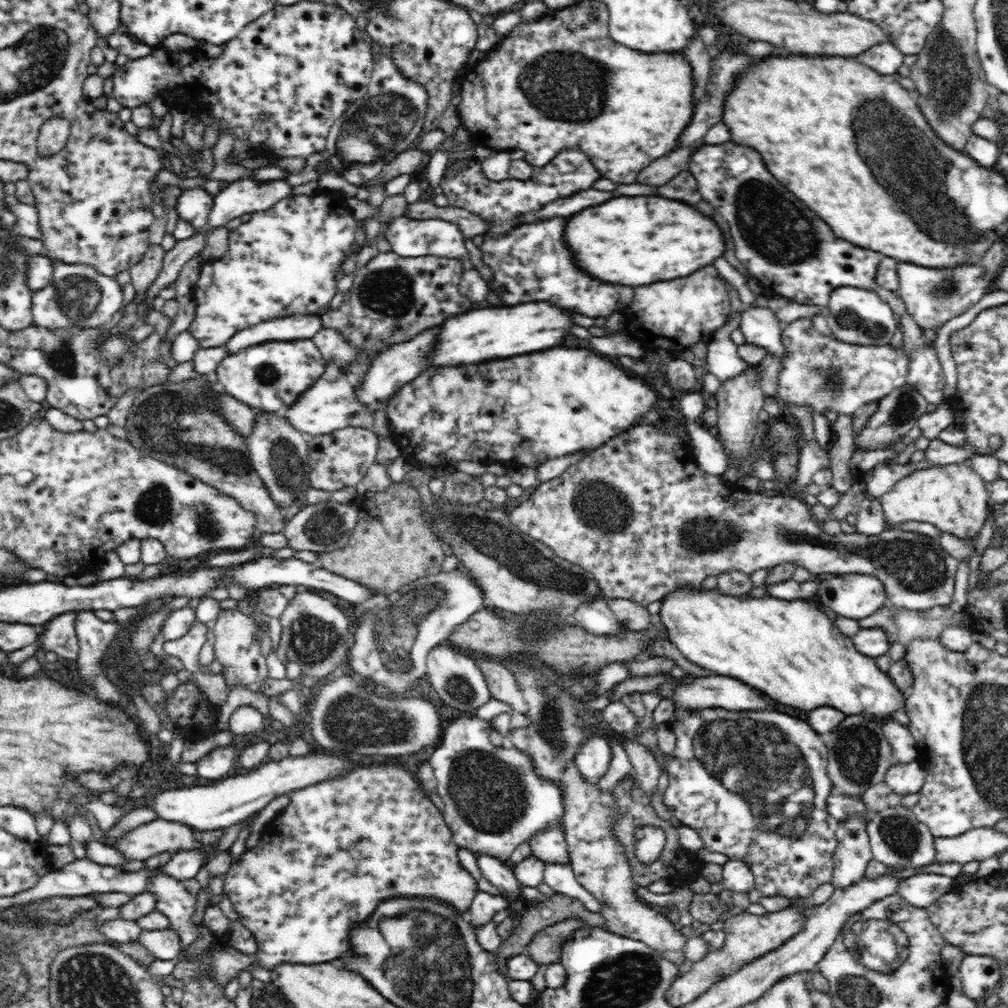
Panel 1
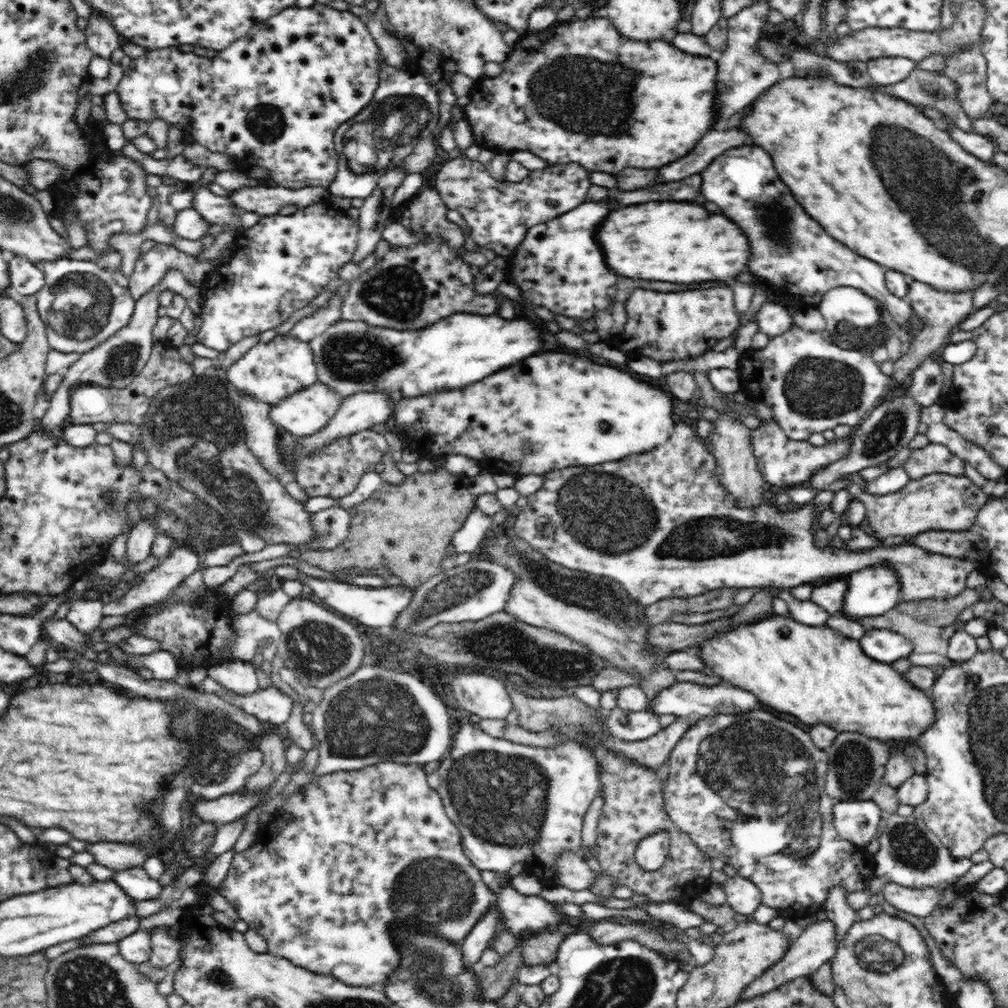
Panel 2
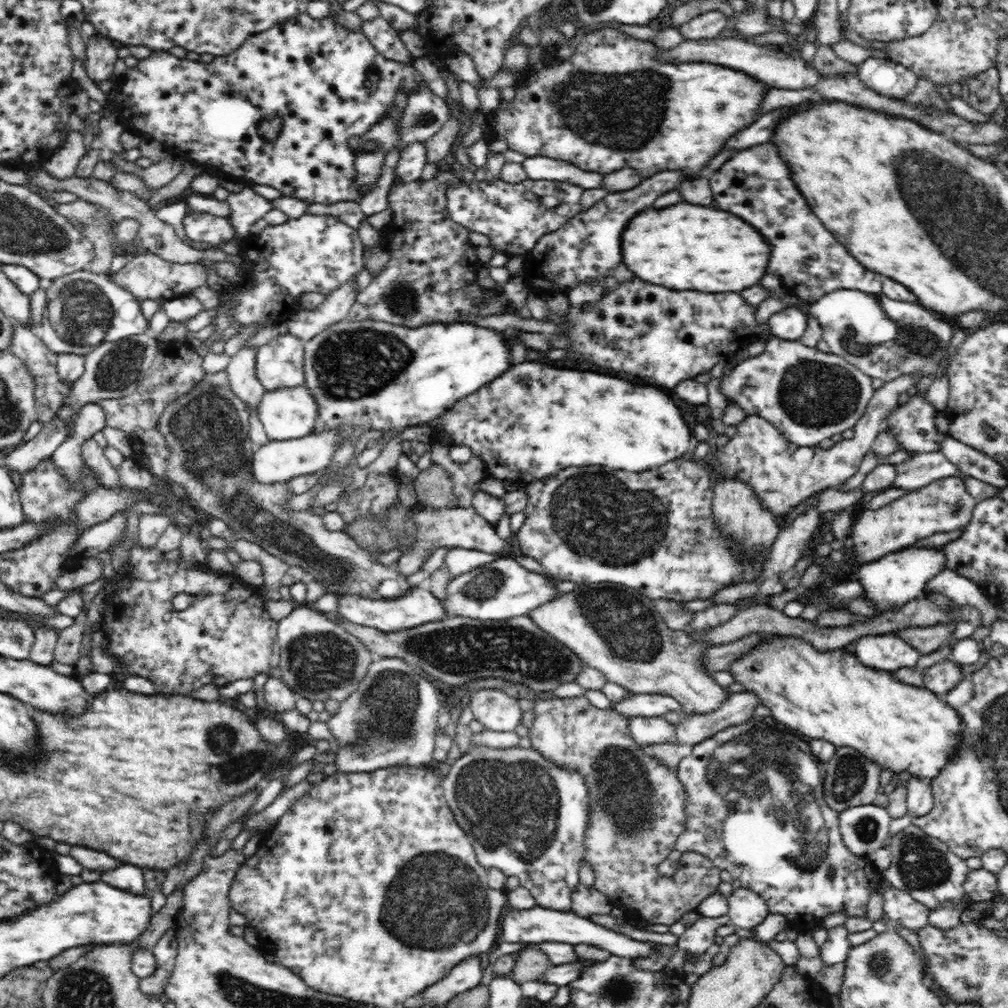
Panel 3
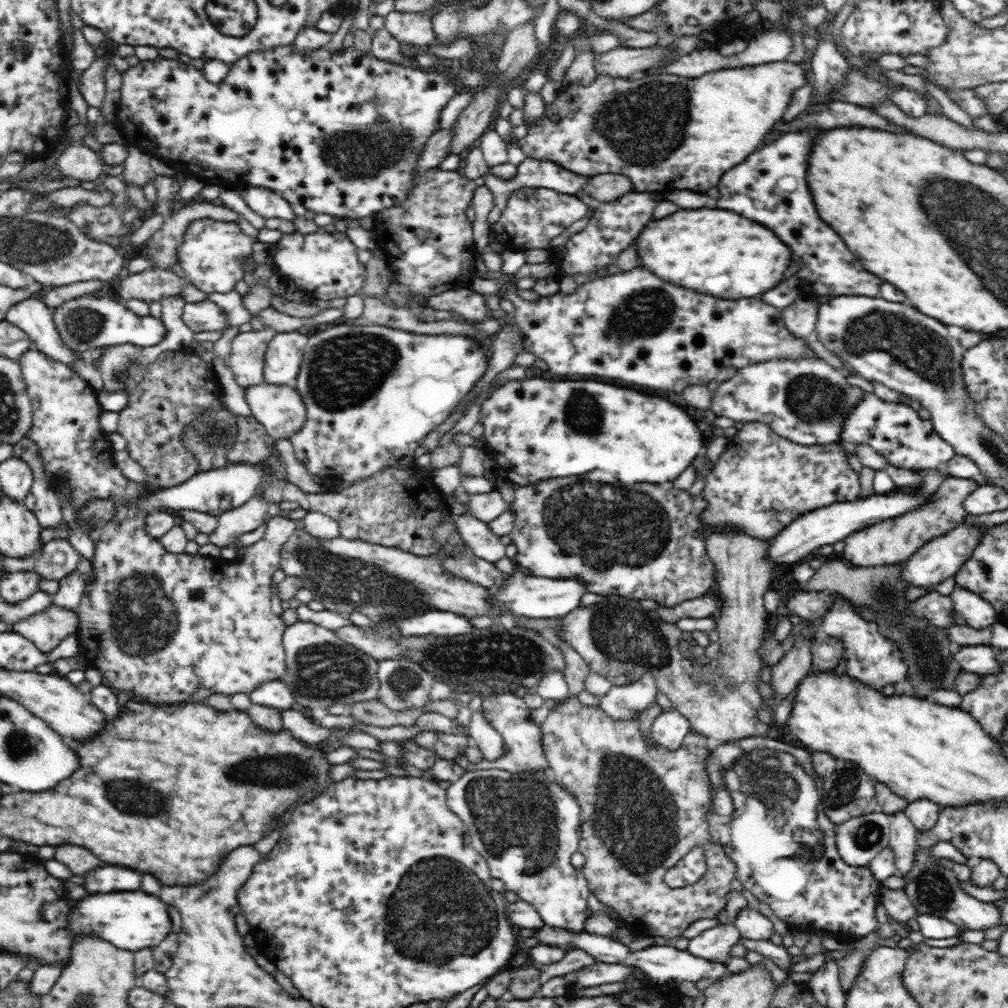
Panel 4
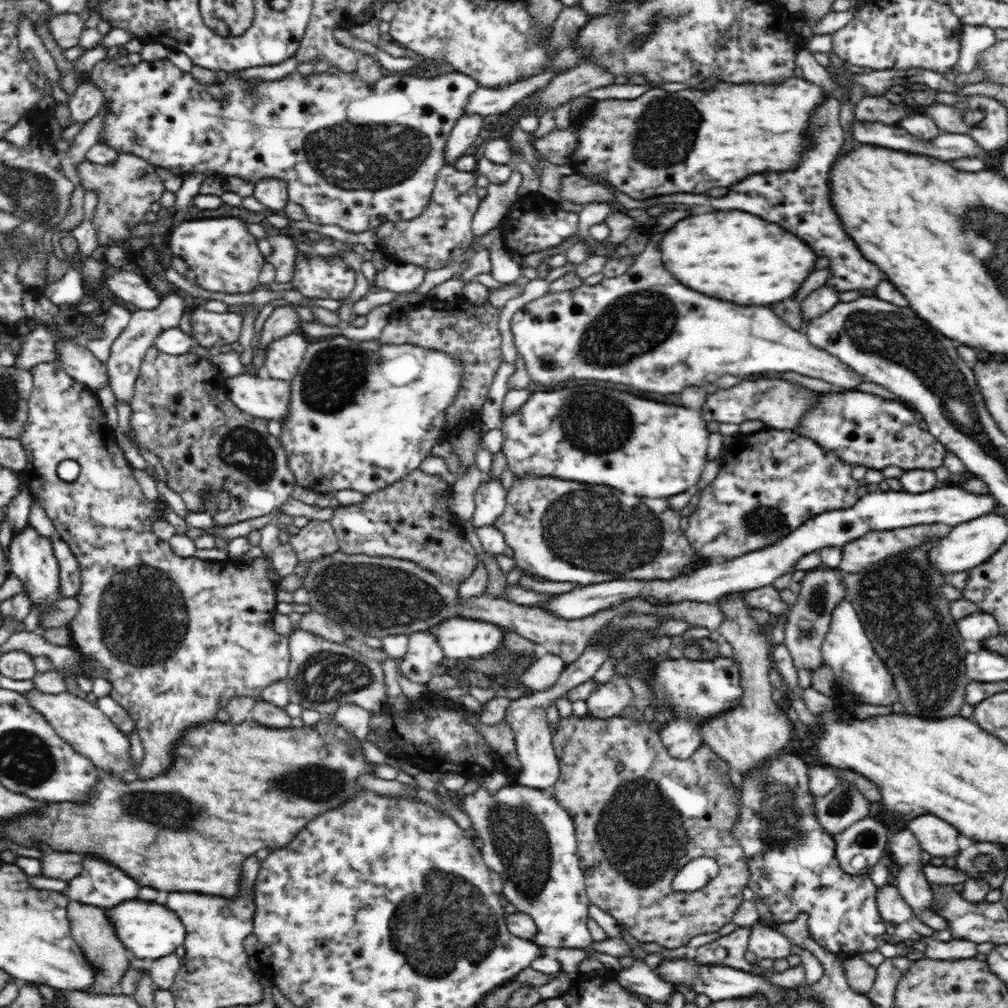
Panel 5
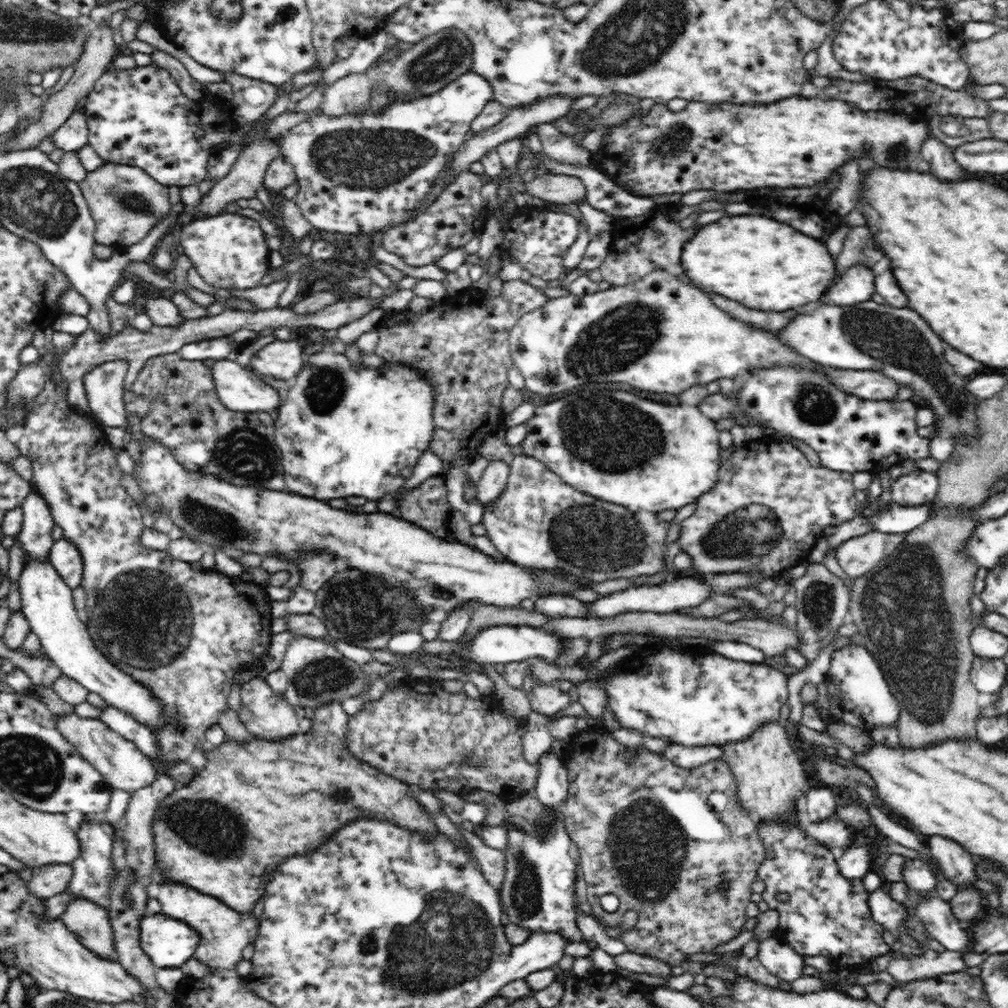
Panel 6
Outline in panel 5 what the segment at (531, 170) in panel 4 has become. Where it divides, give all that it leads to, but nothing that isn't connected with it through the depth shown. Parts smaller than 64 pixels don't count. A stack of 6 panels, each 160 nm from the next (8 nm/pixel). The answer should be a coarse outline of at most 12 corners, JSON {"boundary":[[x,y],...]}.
{"boundary":[[499,227],[479,243],[488,249],[494,280],[512,284],[522,278],[521,265],[512,259]]}

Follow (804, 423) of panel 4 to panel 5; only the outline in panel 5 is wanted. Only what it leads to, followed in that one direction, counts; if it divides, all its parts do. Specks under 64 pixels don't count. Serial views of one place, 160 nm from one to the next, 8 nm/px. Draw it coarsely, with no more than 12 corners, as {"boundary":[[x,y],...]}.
{"boundary":[[744,379],[708,393],[708,423],[796,434],[820,392],[785,379]]}

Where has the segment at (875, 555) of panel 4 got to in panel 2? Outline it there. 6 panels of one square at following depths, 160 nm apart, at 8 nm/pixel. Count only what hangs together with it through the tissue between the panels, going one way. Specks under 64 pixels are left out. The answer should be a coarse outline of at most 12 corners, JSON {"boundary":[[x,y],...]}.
{"boundary":[[930,474],[870,495],[852,485],[882,542],[965,531],[989,495],[968,477]]}

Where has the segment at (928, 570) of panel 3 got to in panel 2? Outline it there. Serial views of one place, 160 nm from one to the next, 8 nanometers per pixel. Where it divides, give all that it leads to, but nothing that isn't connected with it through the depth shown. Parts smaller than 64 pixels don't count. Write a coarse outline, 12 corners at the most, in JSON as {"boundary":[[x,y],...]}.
{"boundary":[[888,563],[845,579],[846,618],[882,616],[901,600]]}

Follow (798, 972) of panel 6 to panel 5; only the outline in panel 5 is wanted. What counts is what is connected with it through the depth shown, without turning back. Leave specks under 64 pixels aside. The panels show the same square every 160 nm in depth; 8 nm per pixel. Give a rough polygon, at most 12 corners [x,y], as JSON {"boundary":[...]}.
{"boundary":[[755,922],[746,950],[757,959],[784,960],[791,943]]}

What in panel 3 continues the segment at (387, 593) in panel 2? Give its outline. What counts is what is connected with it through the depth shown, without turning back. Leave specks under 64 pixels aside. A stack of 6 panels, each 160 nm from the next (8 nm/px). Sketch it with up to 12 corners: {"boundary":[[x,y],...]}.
{"boundary":[[414,586],[394,600],[336,597],[341,616],[382,632],[440,622],[444,607]]}

